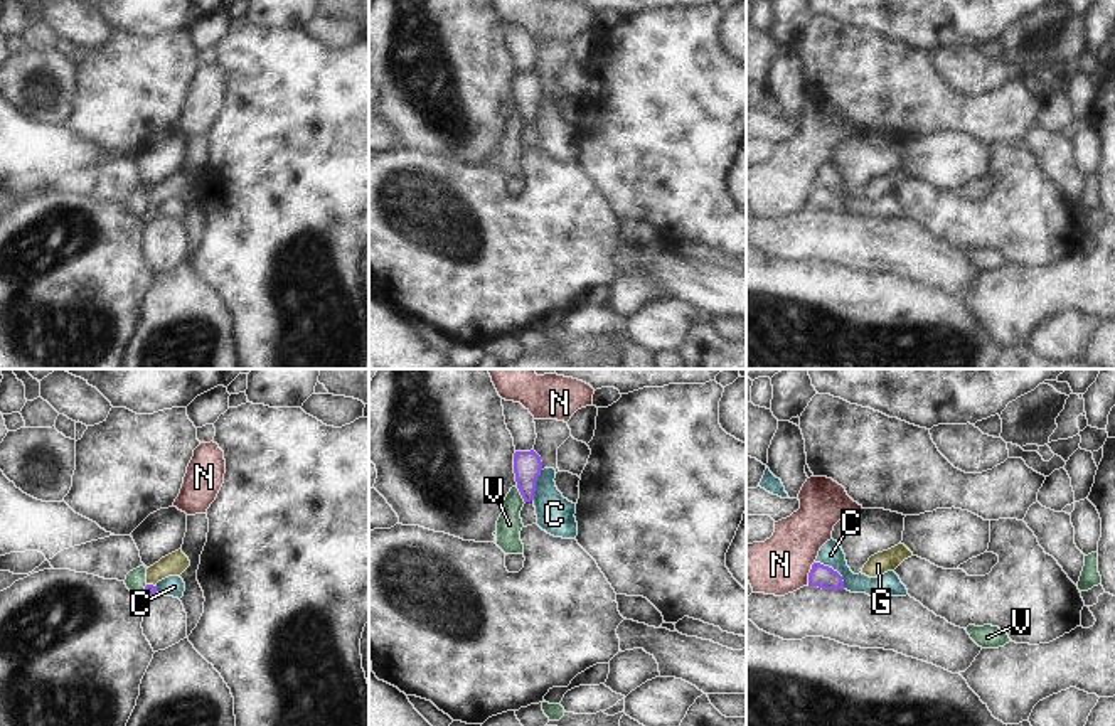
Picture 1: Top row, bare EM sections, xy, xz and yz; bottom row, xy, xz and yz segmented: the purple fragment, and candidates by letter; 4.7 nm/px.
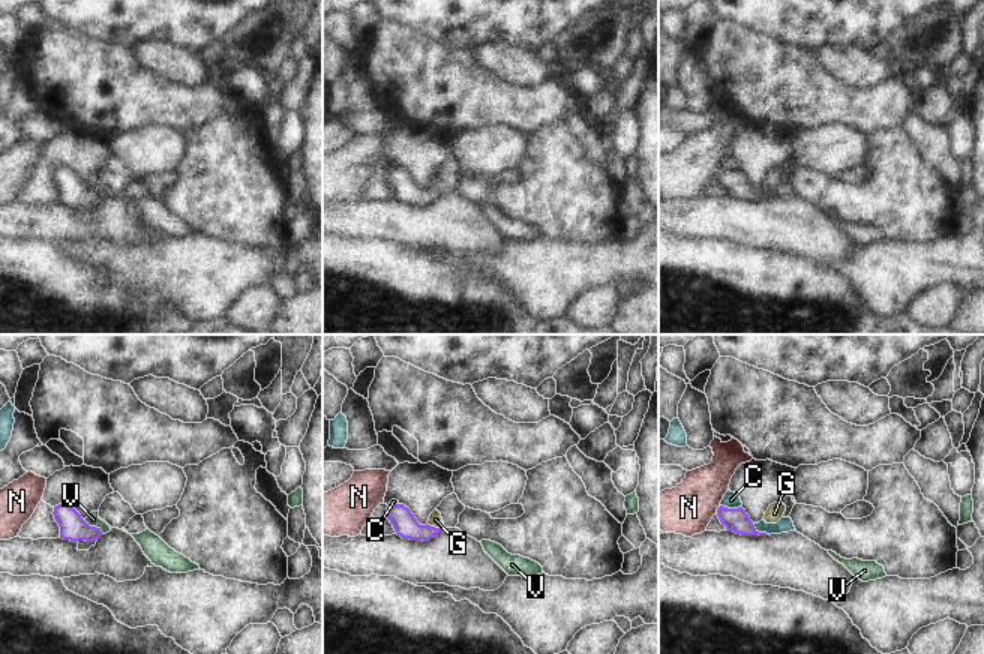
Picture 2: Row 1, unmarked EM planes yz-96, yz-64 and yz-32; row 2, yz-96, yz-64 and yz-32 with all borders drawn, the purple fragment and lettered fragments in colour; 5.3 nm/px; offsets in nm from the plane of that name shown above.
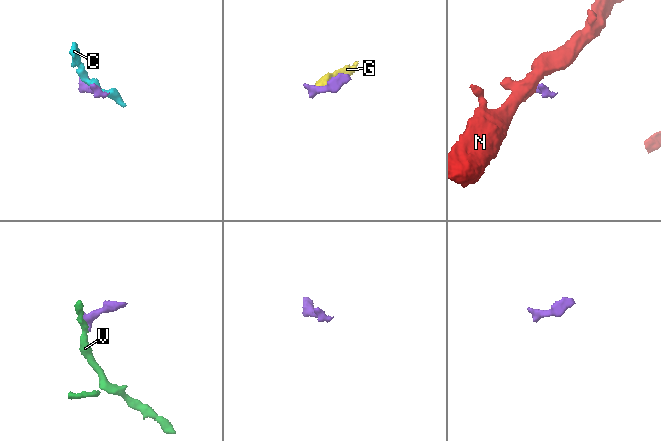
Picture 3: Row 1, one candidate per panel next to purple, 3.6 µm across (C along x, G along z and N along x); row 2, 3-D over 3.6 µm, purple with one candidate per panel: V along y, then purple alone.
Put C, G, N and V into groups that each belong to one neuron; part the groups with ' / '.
C V / G / N

